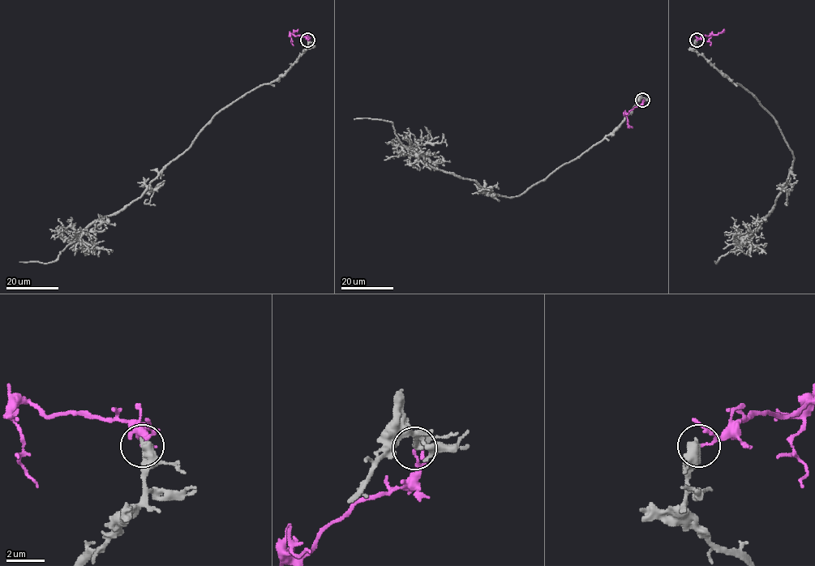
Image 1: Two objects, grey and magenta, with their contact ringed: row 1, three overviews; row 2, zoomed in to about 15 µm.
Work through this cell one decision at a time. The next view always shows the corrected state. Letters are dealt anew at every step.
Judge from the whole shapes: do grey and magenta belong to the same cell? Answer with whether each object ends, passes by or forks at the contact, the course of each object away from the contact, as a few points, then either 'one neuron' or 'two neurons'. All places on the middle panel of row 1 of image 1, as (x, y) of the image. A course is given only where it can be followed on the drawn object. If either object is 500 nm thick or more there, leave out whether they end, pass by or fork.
grey runs (642, 100), (612, 132), (511, 197), (423, 164), (401, 143), (390, 121), (353, 119); magenta runs (642, 100), (640, 105), (634, 107), (626, 115), (628, 124), (632, 127); two neurons

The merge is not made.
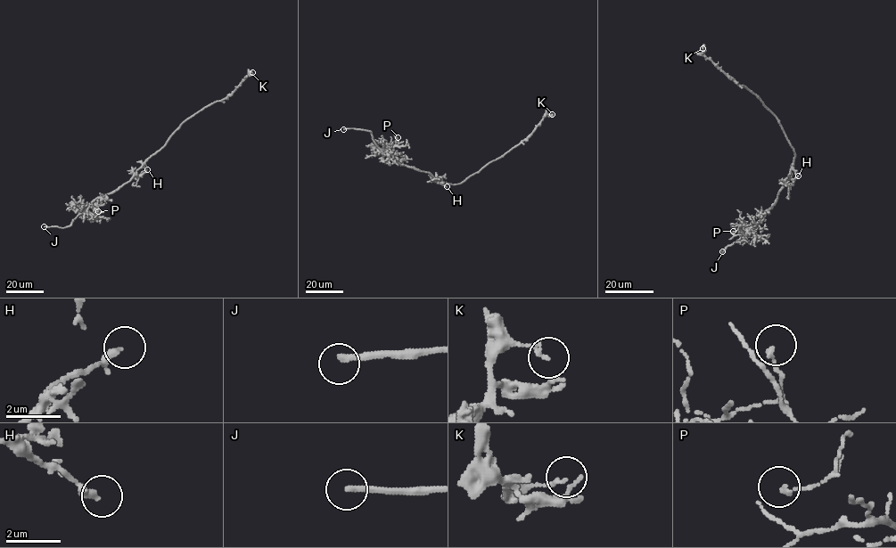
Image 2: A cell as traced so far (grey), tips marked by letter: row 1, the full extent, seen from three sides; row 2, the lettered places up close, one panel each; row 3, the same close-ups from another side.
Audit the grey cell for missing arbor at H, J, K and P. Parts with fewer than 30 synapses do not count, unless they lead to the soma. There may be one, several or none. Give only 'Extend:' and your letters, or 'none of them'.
Extend: J

